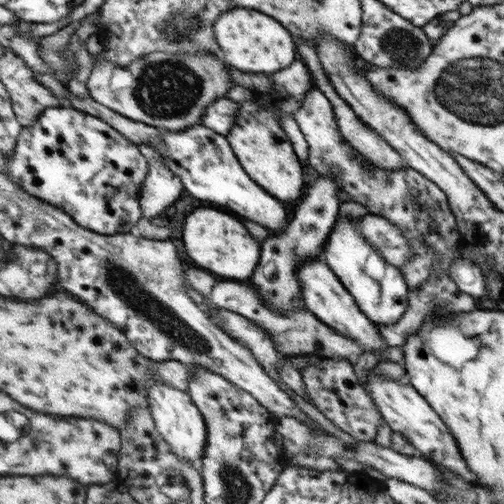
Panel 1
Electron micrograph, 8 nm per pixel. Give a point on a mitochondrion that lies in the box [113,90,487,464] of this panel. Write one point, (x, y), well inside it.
(420, 209)

